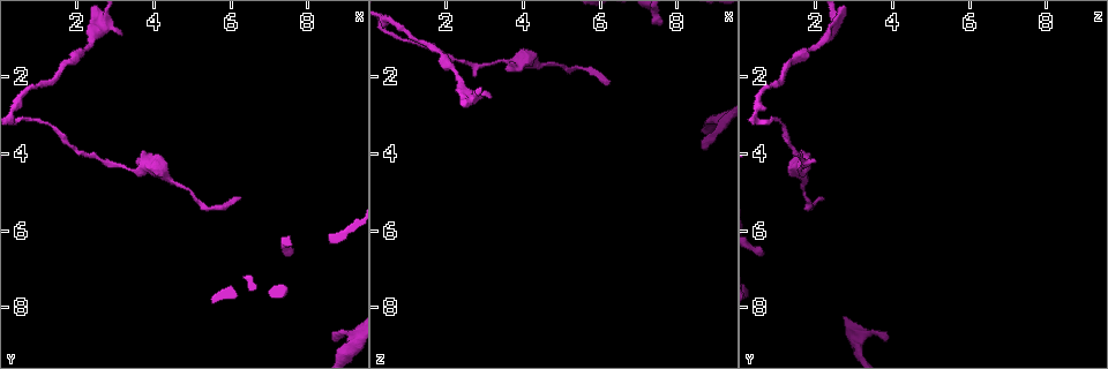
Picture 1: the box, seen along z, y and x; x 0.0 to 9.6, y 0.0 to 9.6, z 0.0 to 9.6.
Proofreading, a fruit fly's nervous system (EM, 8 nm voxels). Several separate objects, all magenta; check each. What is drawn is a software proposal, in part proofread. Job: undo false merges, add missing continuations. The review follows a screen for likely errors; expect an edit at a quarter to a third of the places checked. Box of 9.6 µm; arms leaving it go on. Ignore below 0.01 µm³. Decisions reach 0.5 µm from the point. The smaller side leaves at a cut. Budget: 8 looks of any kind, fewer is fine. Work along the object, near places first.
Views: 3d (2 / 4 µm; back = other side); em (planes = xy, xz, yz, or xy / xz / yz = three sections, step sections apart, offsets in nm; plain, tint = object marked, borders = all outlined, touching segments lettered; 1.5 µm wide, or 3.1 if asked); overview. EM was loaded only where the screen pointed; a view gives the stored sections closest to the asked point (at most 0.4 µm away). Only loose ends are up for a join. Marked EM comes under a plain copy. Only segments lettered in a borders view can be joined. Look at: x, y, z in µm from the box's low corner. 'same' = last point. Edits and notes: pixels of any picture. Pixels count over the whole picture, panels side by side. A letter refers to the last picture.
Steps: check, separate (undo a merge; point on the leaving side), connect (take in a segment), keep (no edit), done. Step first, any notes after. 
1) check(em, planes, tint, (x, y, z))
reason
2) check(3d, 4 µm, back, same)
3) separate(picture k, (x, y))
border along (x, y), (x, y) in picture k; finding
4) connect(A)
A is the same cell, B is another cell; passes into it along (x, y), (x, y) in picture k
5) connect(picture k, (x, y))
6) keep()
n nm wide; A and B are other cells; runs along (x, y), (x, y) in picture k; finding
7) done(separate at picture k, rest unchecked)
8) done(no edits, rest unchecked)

check(3d, 4 µm, (4.75, 4.85, 1.70))
calibre changes

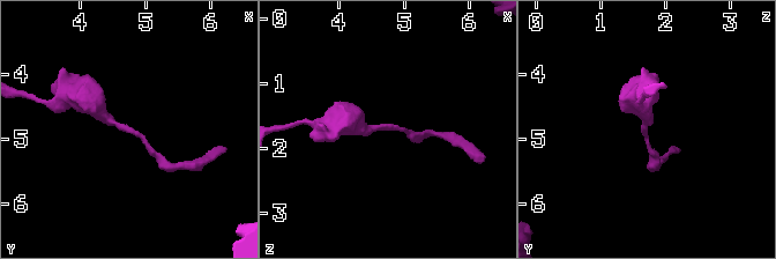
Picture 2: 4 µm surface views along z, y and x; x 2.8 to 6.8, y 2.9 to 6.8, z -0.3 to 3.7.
check(em, planes, tint, (4.65, 4.80, 1.65))
need the tissue

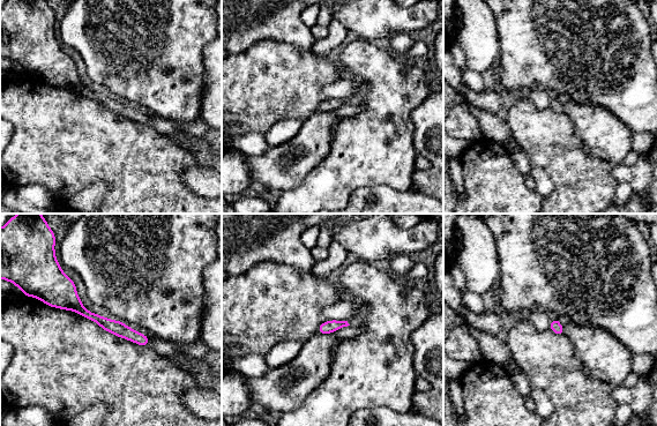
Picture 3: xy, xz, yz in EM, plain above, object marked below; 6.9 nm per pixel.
check(em, planes, borders, same)
see the neighbours

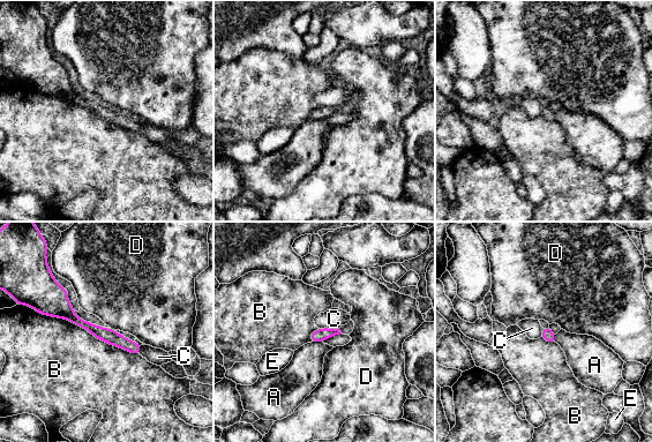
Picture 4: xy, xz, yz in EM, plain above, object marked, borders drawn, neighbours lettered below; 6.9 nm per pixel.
keep()
B touches over 850 nm; A, B, C, D and E are other cells; border along (338, 328), (319, 329) in picture 4; continuous, no second cell

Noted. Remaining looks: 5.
check(3d, 4 µm, (3.15, 0.85, 2.60))
an open end

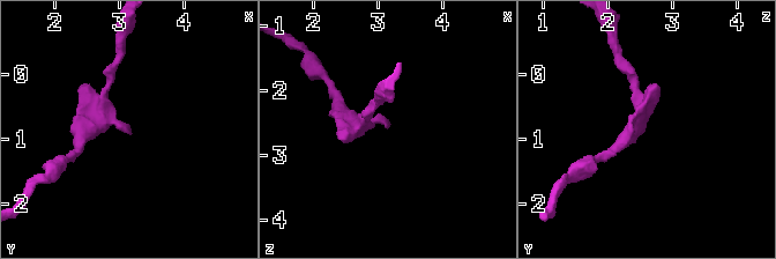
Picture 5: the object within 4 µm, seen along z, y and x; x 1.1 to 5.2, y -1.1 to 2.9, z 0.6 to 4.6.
check(em, xz, step 4, borders, (3.10, 0.85, 2.60))

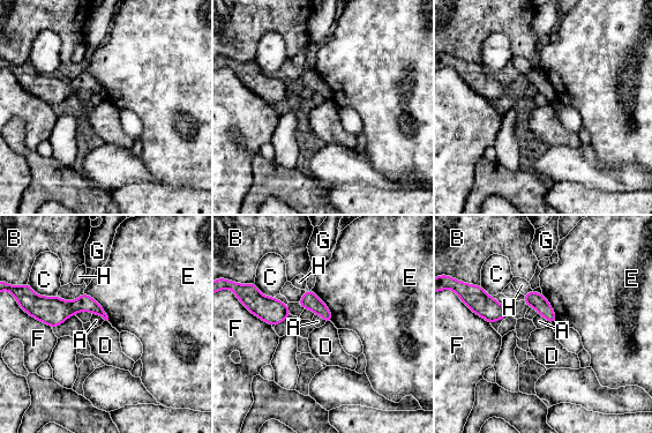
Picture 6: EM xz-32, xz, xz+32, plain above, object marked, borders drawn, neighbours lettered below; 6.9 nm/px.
check(em, planes, borders, same)
another direction

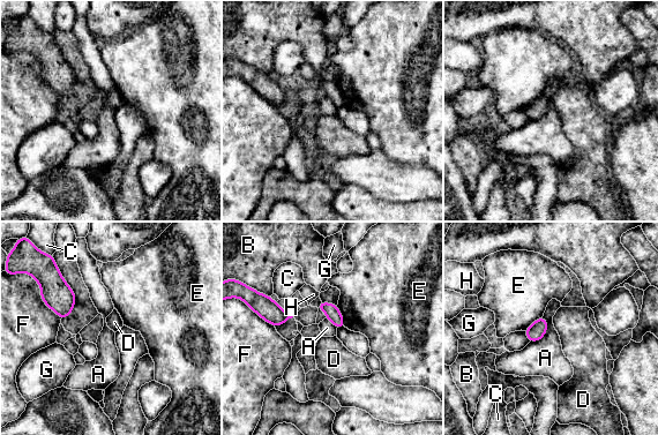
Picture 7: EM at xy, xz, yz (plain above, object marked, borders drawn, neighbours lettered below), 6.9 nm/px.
keep()
F touches over 240 nm; A, B, C, D, E, F, G and H are other cells; border along (543, 316), (547, 330), (530, 342) in picture 7; no lettered segment goes on from it

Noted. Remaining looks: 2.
check(em, yz, step 8, tint, (8.65, 8.90, 3.90))
an open end

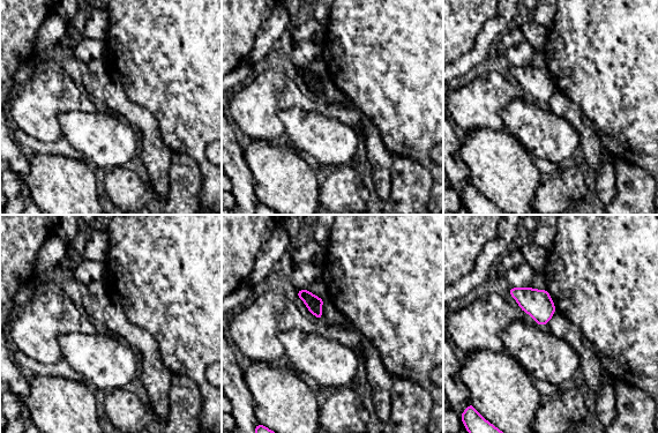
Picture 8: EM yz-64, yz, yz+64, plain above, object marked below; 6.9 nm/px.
check(em, planes, borders, same)
cut it another way

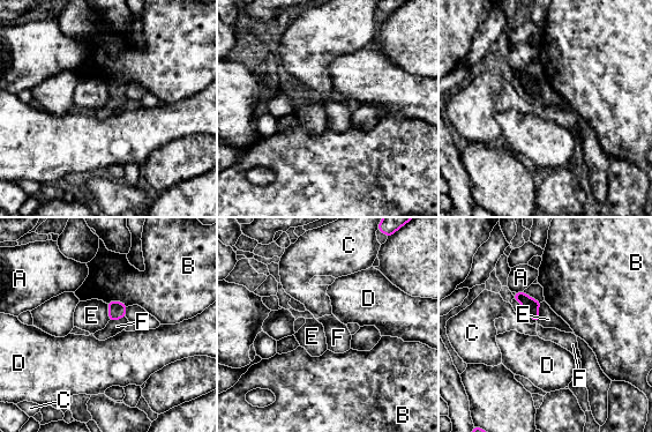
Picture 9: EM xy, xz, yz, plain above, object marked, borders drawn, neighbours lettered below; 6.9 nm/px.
keep()
A, B, C, D, E and F are other cells; border along (125, 315), (109, 321) in picture 9; no lettered segment goes on from it

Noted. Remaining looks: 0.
done(no edits, rest unchecked)

